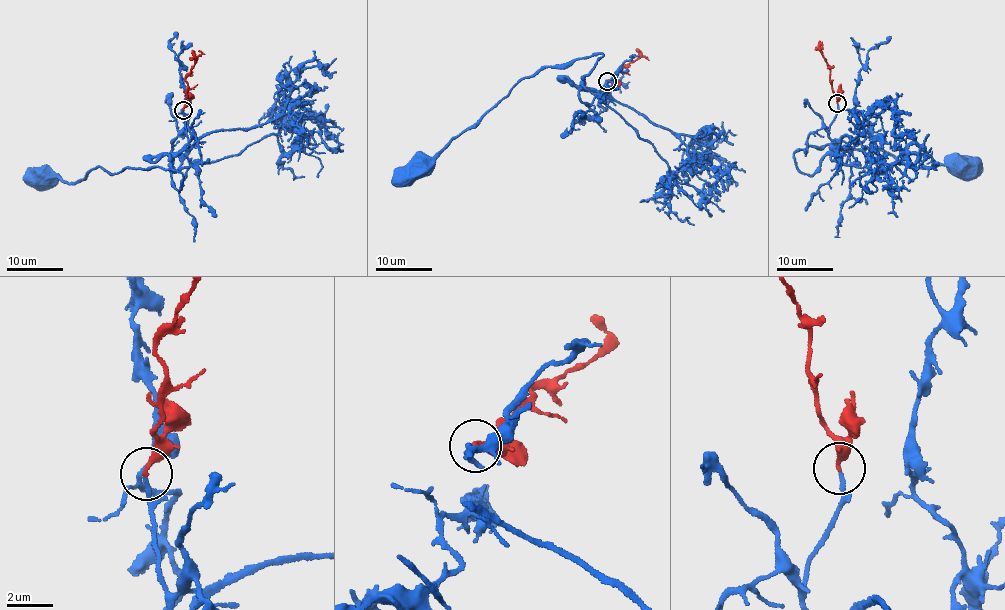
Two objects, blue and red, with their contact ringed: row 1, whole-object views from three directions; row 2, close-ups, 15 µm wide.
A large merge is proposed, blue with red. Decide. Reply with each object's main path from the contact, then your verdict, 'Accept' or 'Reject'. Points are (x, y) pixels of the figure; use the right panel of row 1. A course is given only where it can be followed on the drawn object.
Course of blue: (837, 104), (829, 137), (838, 142), (806, 174), (793, 154), (827, 144), (874, 146), (912, 167), (957, 165). Course of red: (837, 103), (830, 80), (830, 68), (821, 54), (822, 43). Accept

